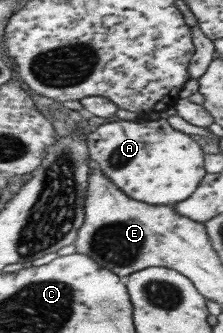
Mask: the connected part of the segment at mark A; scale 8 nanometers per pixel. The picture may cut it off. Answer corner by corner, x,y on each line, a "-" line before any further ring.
164,115
154,121
118,120
102,122
92,133
88,134
90,158
115,184
119,184
135,200
175,206
190,198
197,191
203,178
207,176
205,168
206,154
199,142
189,134
175,130

